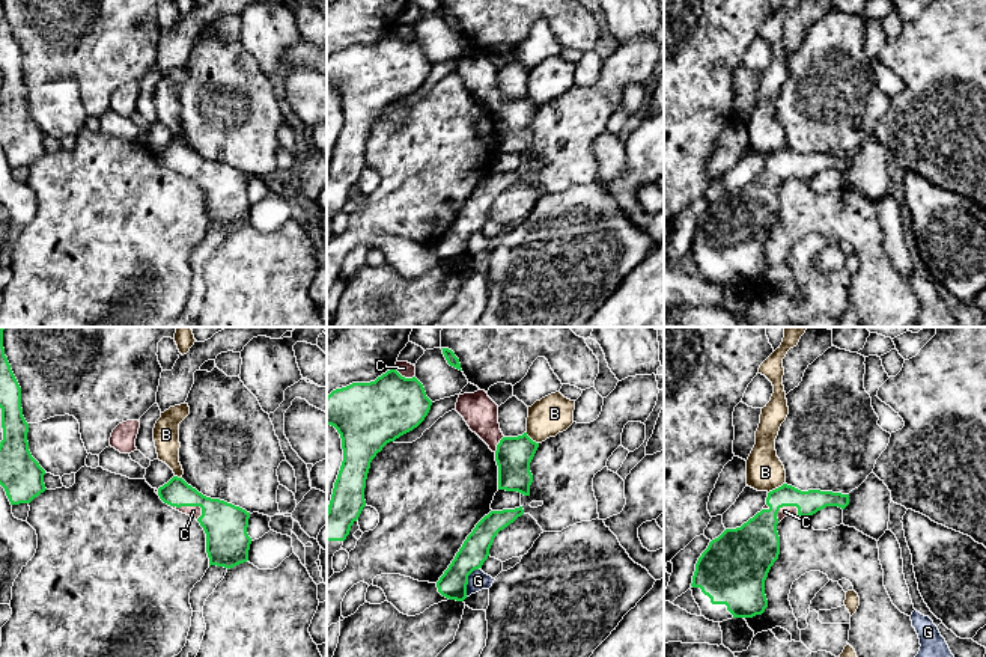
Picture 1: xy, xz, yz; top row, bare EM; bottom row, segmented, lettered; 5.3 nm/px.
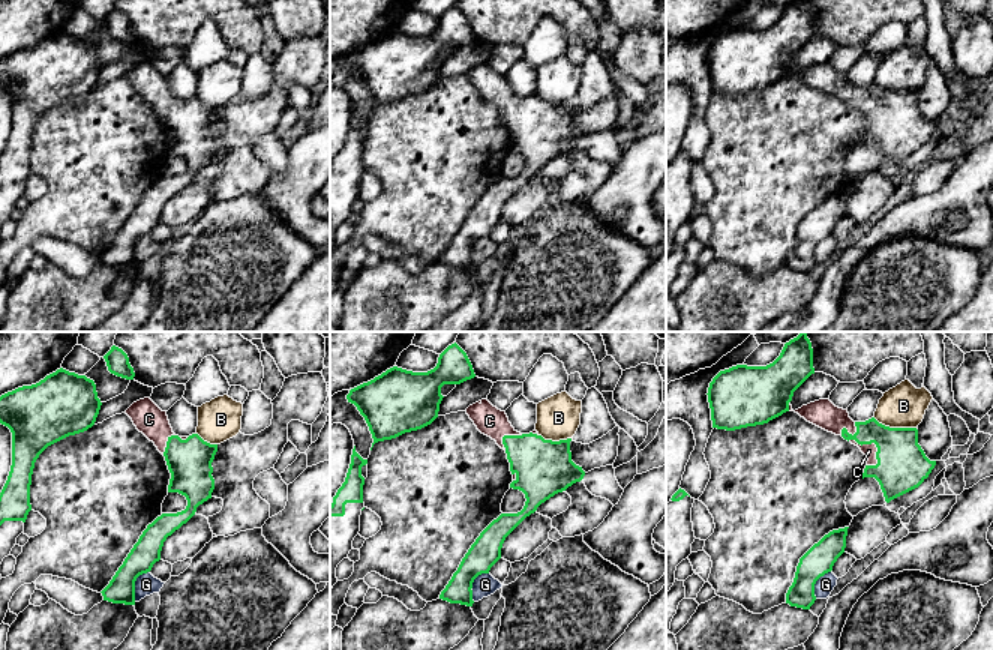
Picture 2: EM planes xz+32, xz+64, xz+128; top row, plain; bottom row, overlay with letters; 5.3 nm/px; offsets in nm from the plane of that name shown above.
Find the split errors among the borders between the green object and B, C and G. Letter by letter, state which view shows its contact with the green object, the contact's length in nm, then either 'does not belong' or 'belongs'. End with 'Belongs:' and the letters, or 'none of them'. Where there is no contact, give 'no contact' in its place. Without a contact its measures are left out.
B: contact in yz; length 110 nm; does not belong
C: contact in xy; length 190 nm; belongs
G: contact in xz; length 180 nm; does not belong
Belongs: C

